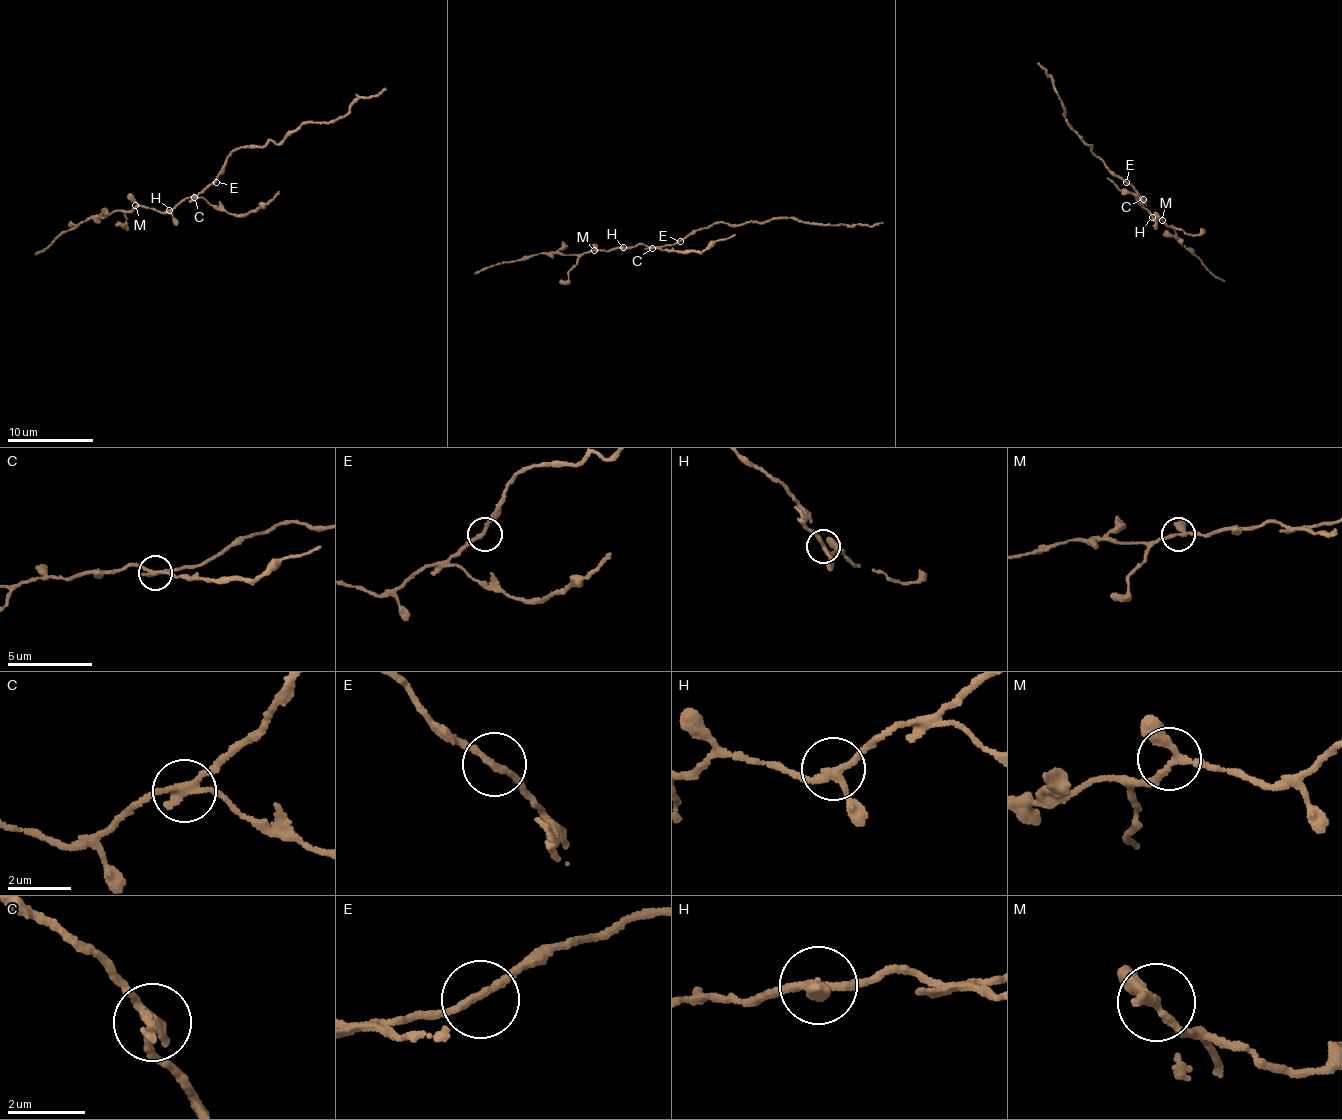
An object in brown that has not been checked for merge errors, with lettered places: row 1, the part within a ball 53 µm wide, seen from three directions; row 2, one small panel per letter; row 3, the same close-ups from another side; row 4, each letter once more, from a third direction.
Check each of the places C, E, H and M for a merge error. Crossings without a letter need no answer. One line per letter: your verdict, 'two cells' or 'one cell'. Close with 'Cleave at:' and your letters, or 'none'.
C: two cells
E: one cell
H: one cell
M: one cell
Cleave at: C

